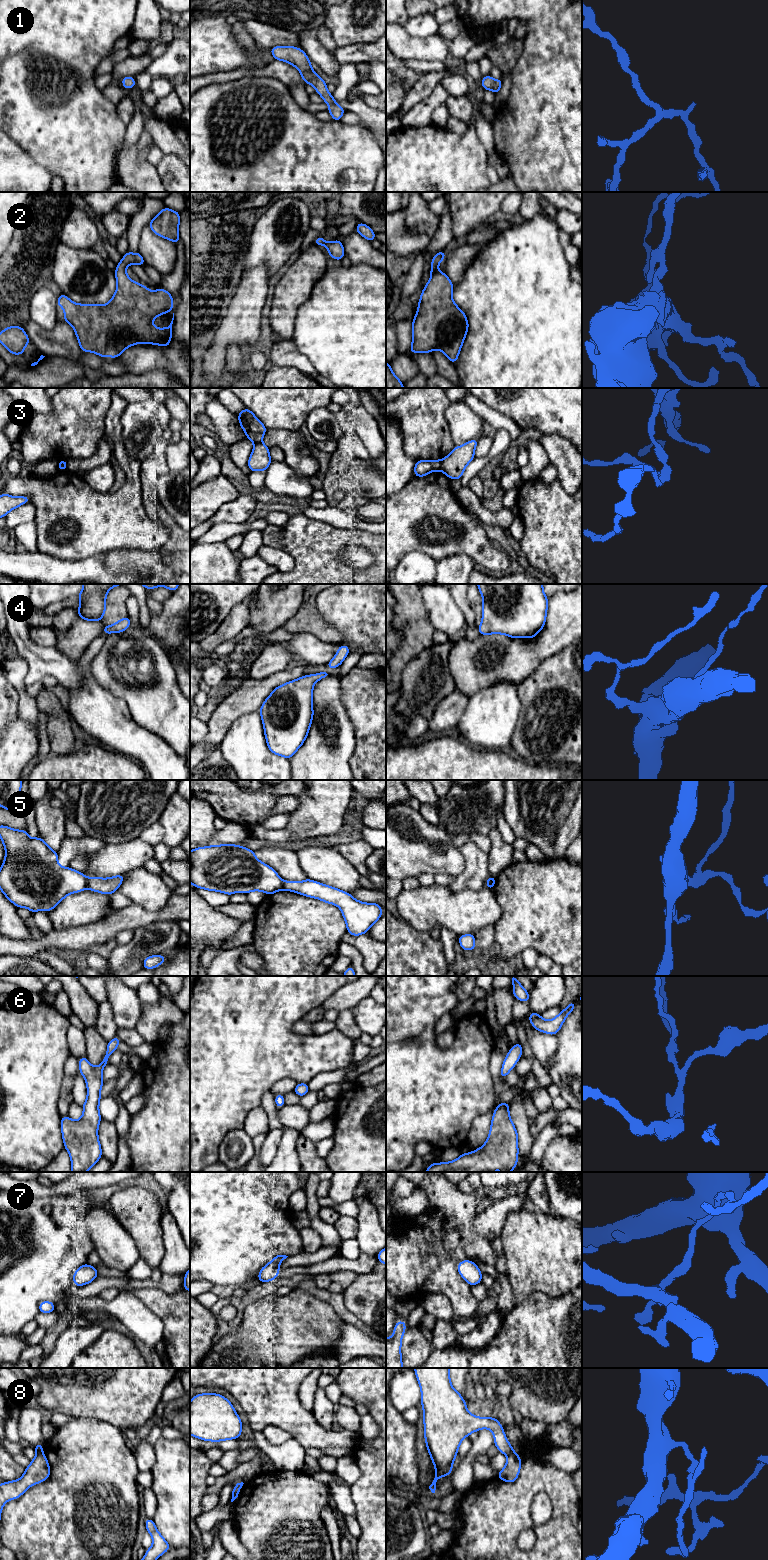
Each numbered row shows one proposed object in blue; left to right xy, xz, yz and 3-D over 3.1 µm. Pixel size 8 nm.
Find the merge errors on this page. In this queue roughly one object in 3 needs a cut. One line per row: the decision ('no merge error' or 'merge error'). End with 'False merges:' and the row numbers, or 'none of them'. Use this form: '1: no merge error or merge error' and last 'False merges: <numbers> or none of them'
1: no merge error
2: no merge error
3: merge error
4: no merge error
5: merge error
6: no merge error
7: no merge error
8: merge error
False merges: 3, 5, 8

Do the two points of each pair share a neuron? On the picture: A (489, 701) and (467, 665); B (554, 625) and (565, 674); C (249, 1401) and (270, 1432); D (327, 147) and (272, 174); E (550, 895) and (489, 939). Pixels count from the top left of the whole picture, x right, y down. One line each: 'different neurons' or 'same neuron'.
A: different neurons
B: different neurons
C: different neurons
D: same neuron
E: different neurons

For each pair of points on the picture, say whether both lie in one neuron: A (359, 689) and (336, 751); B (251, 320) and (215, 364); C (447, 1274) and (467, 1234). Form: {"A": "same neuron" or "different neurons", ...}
{"A": "different neurons", "B": "same neuron", "C": "same neuron"}

